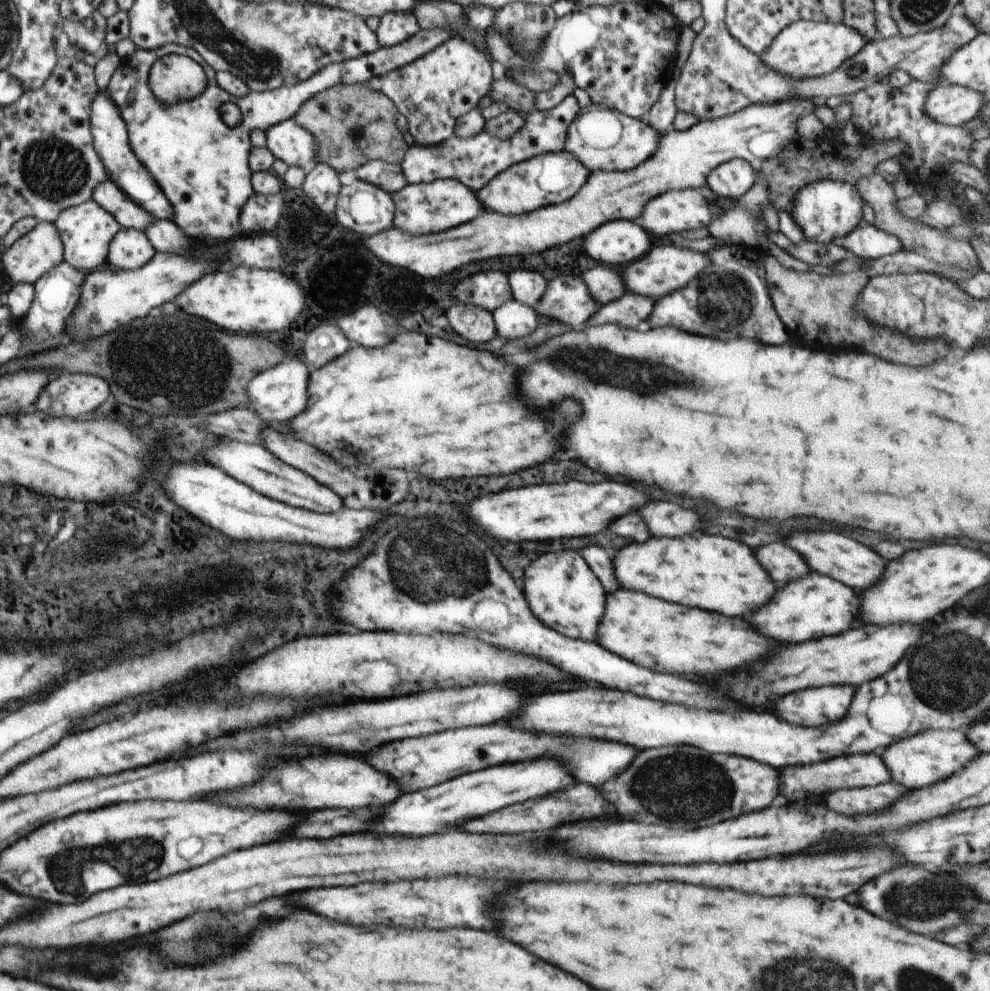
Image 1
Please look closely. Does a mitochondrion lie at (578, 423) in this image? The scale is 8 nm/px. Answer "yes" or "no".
no

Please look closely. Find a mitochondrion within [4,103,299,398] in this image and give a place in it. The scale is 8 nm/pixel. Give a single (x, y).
(54, 172)

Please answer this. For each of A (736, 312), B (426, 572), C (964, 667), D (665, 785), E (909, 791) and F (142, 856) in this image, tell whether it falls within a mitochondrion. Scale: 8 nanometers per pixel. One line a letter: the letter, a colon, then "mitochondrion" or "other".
A: mitochondrion
B: mitochondrion
C: mitochondrion
D: mitochondrion
E: other
F: mitochondrion

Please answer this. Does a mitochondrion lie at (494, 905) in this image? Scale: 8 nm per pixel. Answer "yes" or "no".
no

